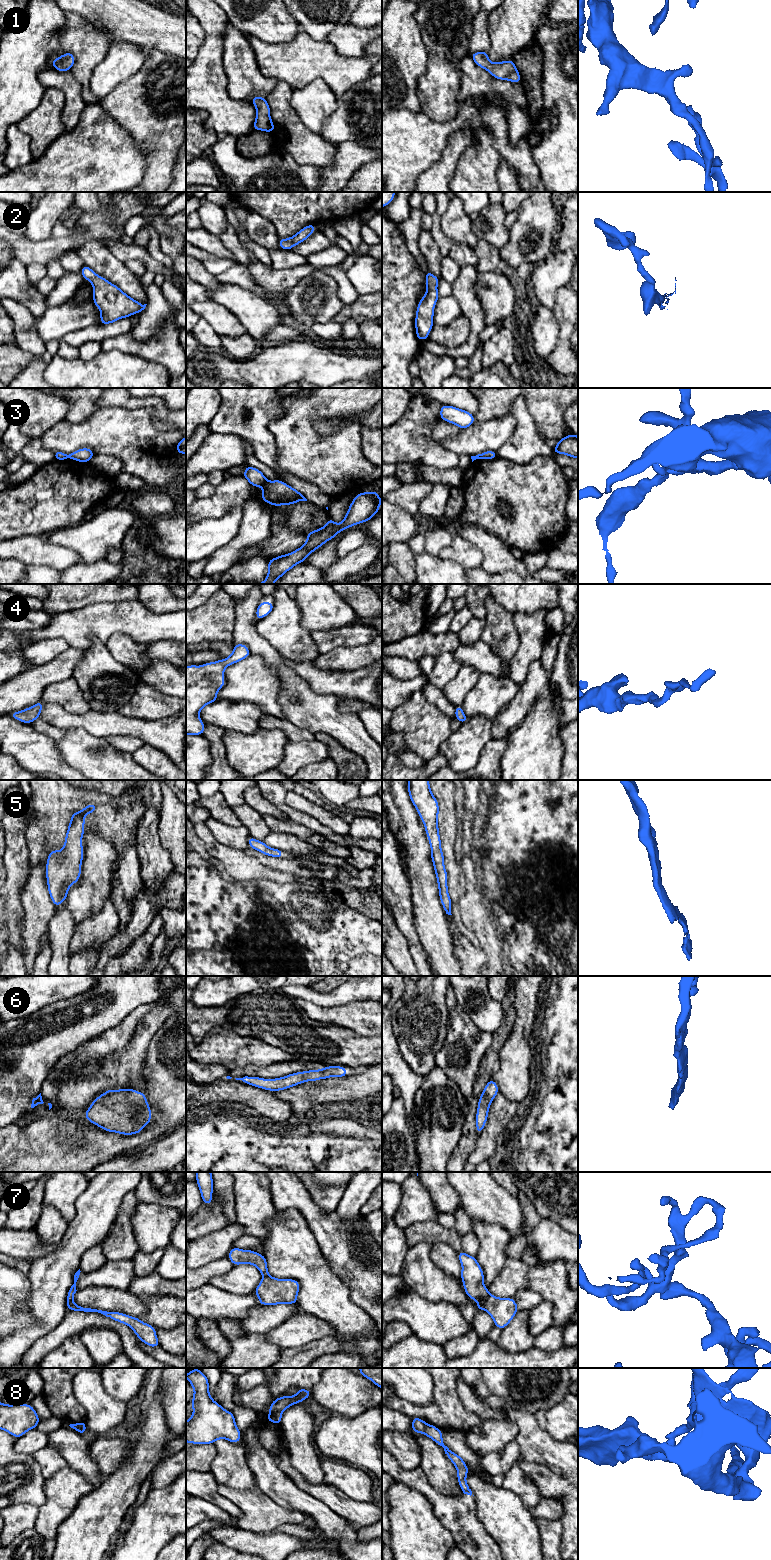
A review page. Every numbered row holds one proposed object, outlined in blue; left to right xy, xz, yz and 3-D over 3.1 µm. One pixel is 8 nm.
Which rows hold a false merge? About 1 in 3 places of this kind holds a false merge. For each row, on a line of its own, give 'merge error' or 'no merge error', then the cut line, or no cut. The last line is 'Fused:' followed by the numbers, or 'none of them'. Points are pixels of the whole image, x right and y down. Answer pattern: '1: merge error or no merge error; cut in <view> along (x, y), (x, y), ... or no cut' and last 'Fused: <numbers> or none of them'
1: no merge error; no cut
2: no merge error; no cut
3: merge error; cut in xz along (267, 481), (262, 485)
4: no merge error; no cut
5: no merge error; no cut
6: no merge error; no cut
7: merge error; cut in yz along (489, 1293), (485, 1300), (484, 1309)
8: merge error; cut in xz along (281, 1411), (269, 1414)
Fused: 3, 7, 8

